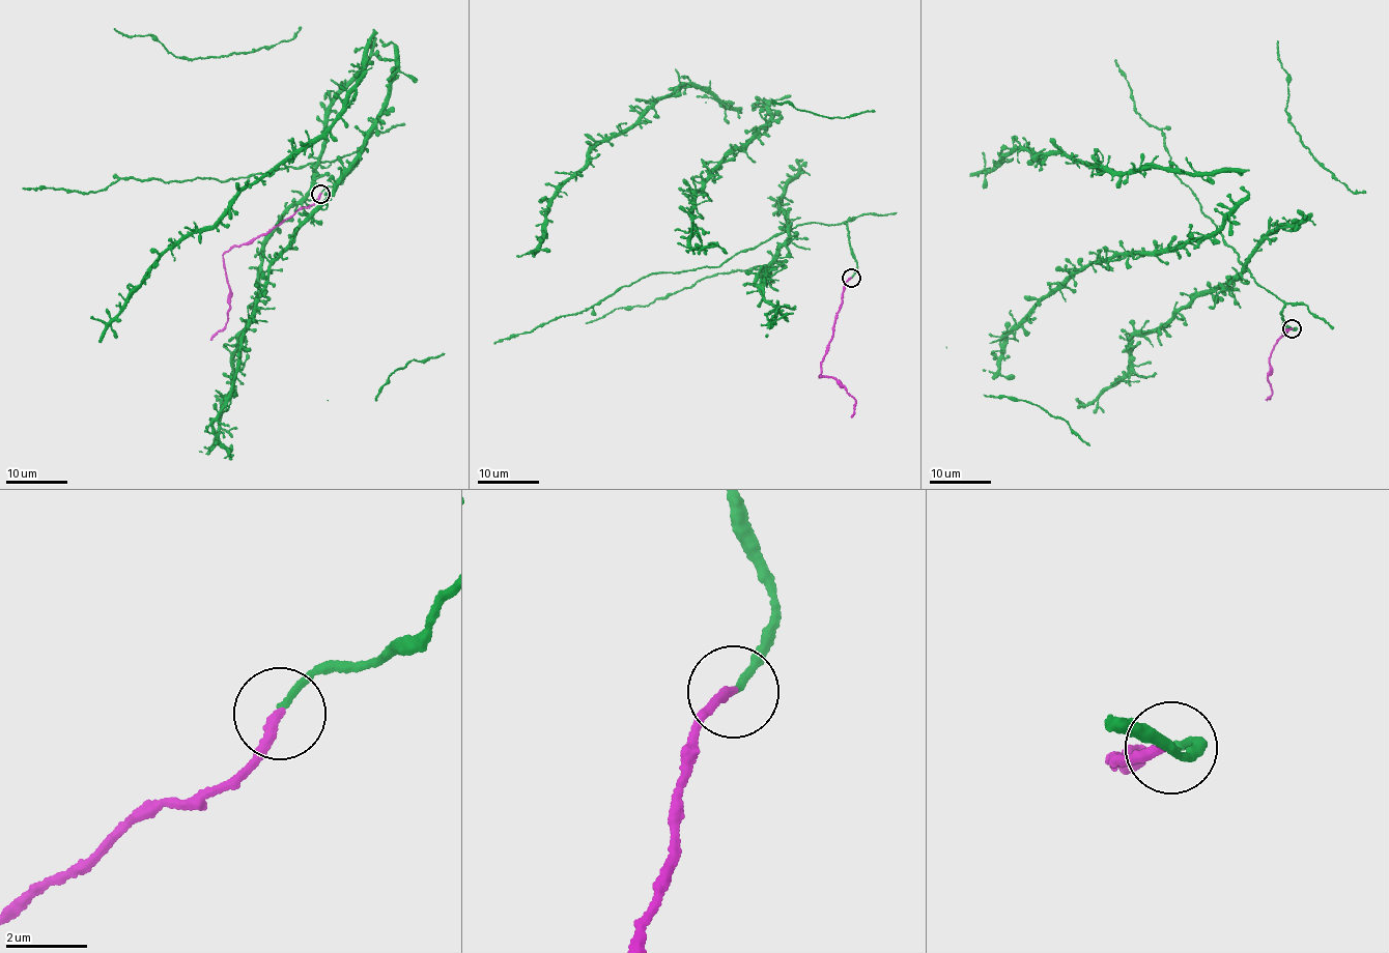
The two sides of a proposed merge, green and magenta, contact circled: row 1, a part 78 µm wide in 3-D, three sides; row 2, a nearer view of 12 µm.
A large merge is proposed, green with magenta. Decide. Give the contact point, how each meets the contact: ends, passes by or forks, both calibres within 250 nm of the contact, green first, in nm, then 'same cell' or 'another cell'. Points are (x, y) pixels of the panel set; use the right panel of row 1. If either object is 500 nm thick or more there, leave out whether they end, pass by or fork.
place (1292, 328); green ends; magenta ends; calibres 140 and 240 nm; same cell

